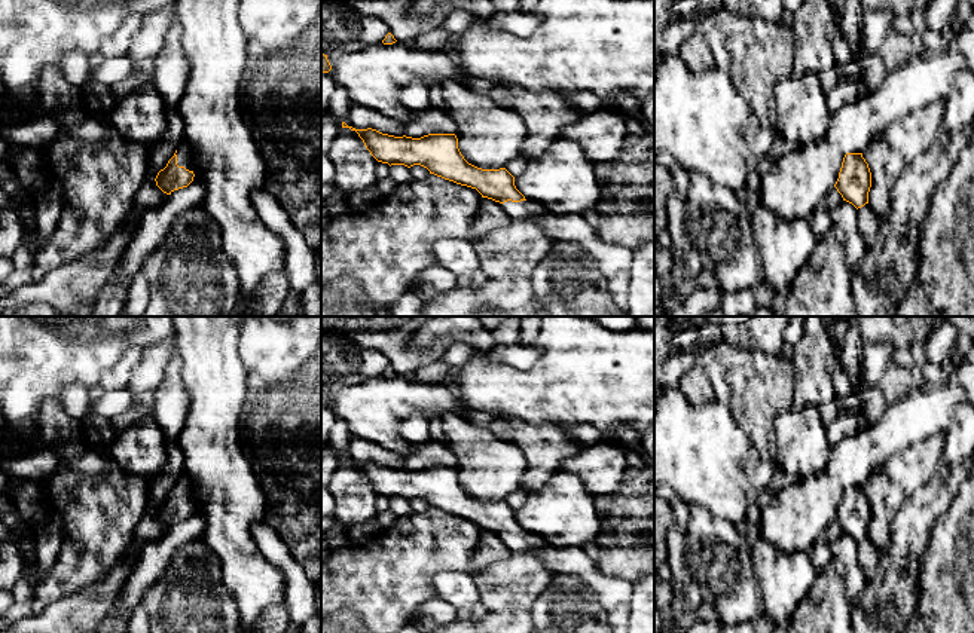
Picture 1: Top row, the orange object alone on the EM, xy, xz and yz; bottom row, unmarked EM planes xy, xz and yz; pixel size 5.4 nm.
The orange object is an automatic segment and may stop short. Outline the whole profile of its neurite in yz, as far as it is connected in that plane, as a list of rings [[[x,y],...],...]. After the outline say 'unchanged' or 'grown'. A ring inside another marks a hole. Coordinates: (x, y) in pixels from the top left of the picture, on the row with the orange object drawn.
[[[862,153],[845,155],[834,187],[843,201],[852,204],[857,210],[868,204],[871,172]]]; unchanged

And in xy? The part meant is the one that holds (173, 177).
[[[184,141],[167,166],[158,172],[155,181],[164,193],[171,195],[174,190],[187,187],[193,177],[190,146]]]; grown

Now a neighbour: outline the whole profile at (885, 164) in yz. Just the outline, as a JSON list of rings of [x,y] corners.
[[[885,132],[874,137],[871,144],[862,152],[862,158],[871,172],[868,205],[880,220],[889,207],[891,190],[907,163],[900,152],[888,146]]]

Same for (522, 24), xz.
[[[520,10],[497,12],[491,18],[491,27],[501,31],[513,33],[519,37],[531,36],[541,21],[541,15],[531,12],[525,13]]]

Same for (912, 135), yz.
[[[946,98],[917,108],[885,131],[888,146],[901,153],[906,163],[919,158],[938,135],[946,110]]]

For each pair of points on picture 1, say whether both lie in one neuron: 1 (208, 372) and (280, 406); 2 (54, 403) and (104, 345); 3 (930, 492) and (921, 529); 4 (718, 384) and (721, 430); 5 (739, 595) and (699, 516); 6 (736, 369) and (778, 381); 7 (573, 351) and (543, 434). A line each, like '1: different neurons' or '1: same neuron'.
1: different neurons
2: different neurons
3: same neuron
4: different neurons
5: same neuron
6: same neuron
7: different neurons

